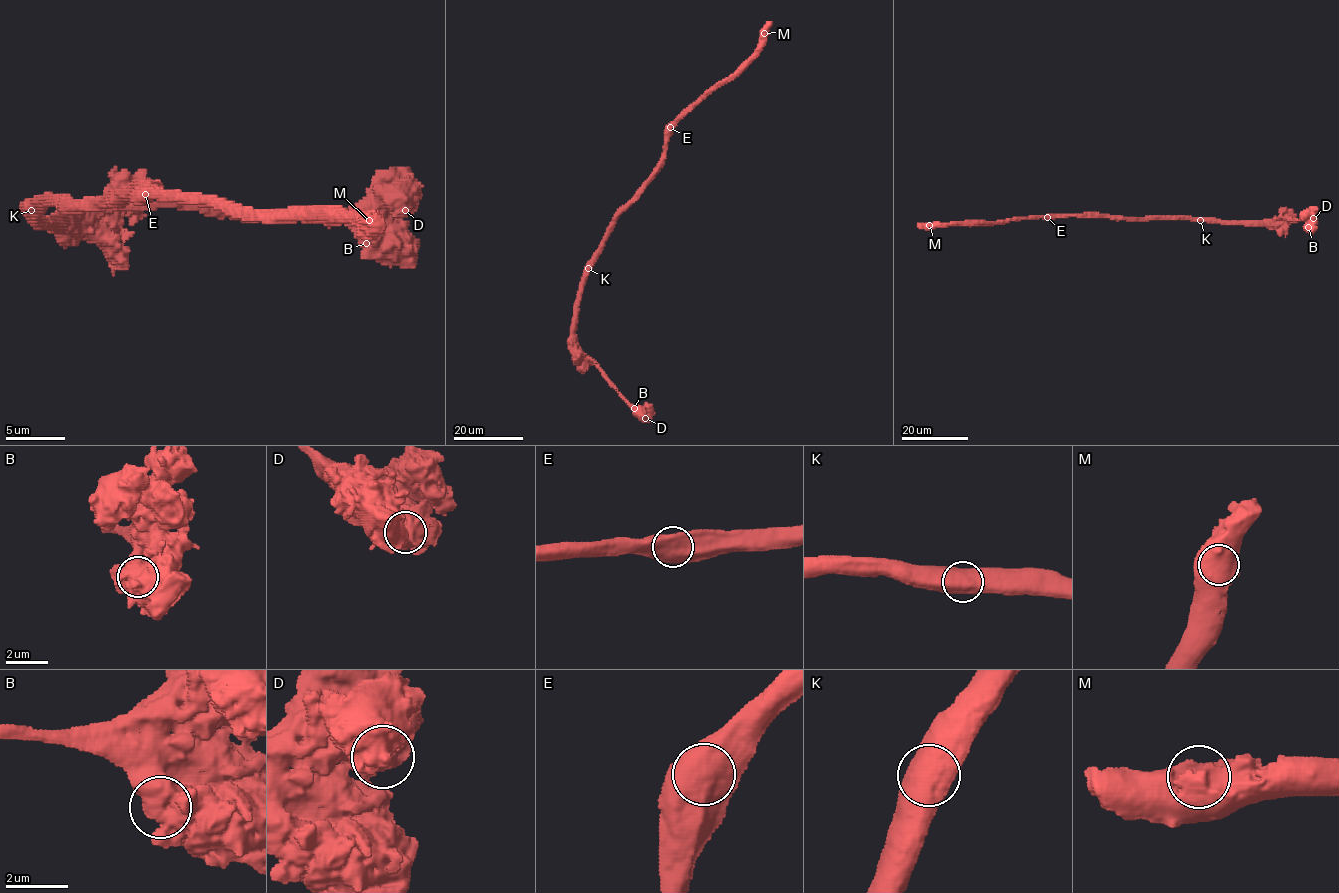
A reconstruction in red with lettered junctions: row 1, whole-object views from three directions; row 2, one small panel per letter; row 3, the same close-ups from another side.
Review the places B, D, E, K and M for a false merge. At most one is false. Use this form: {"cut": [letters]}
{"cut": []}

